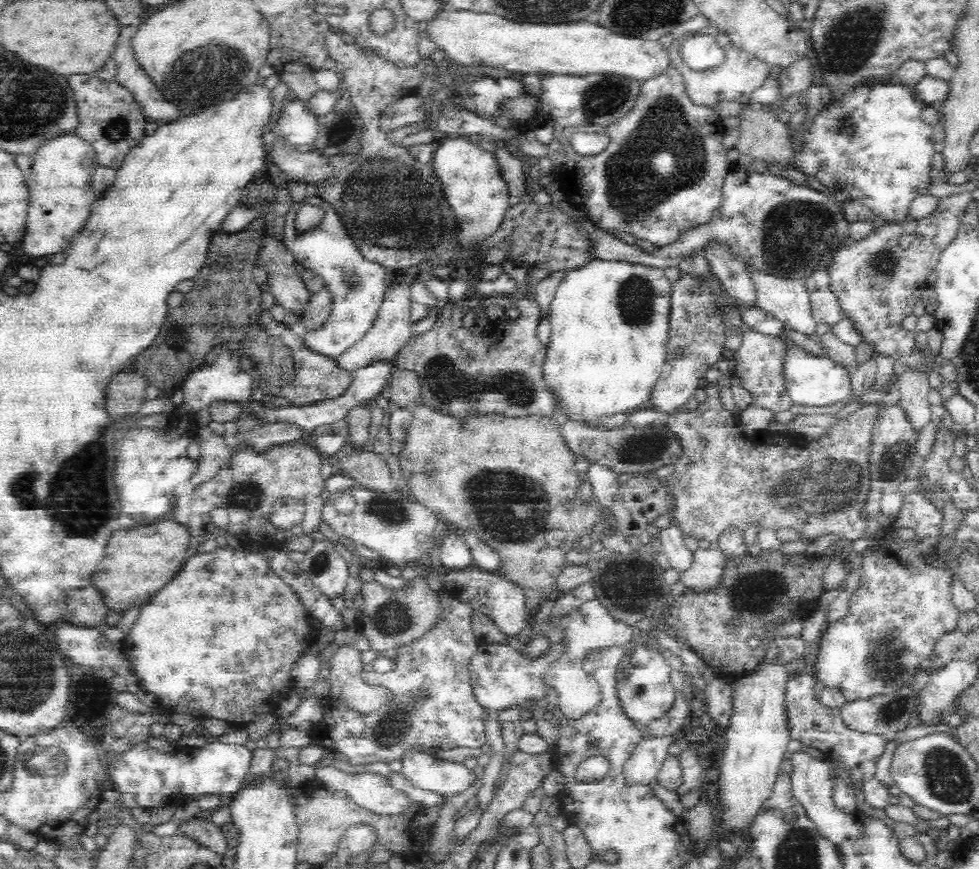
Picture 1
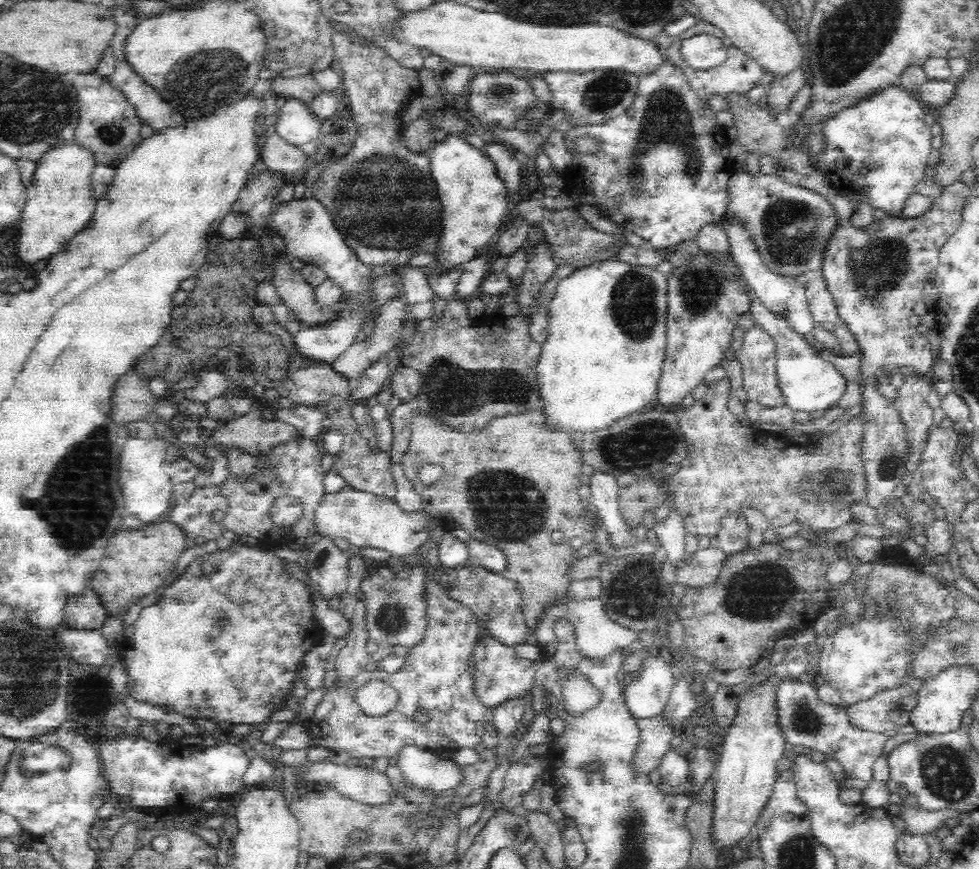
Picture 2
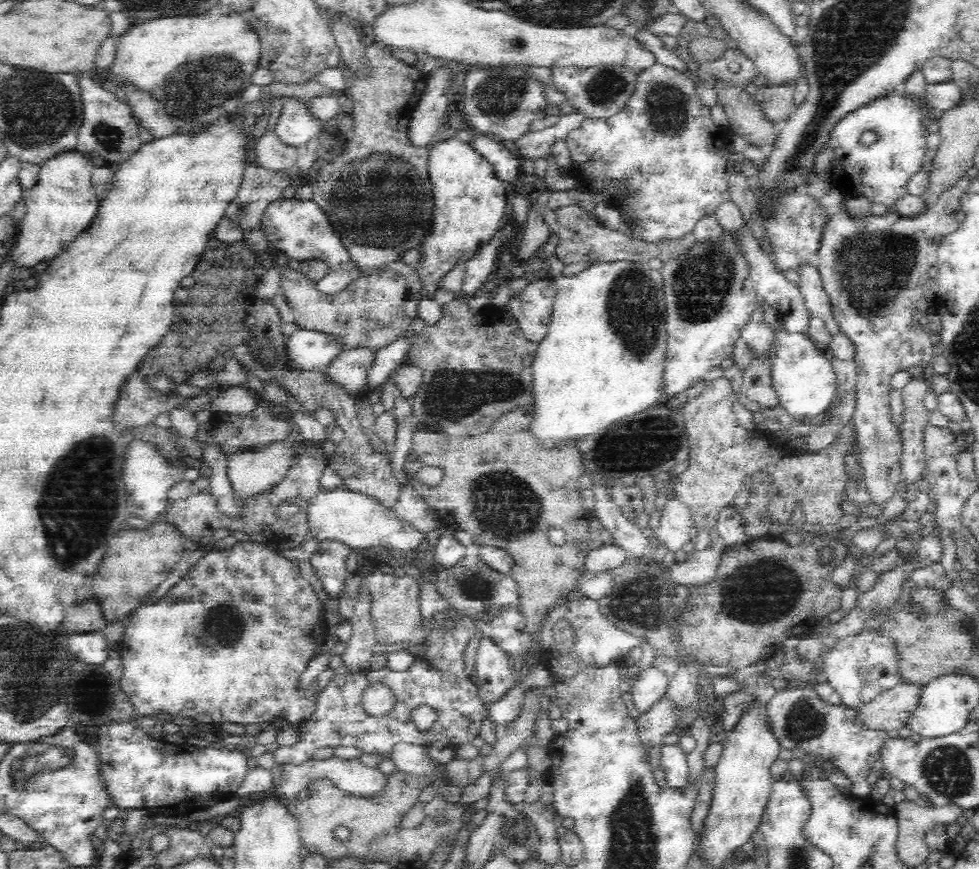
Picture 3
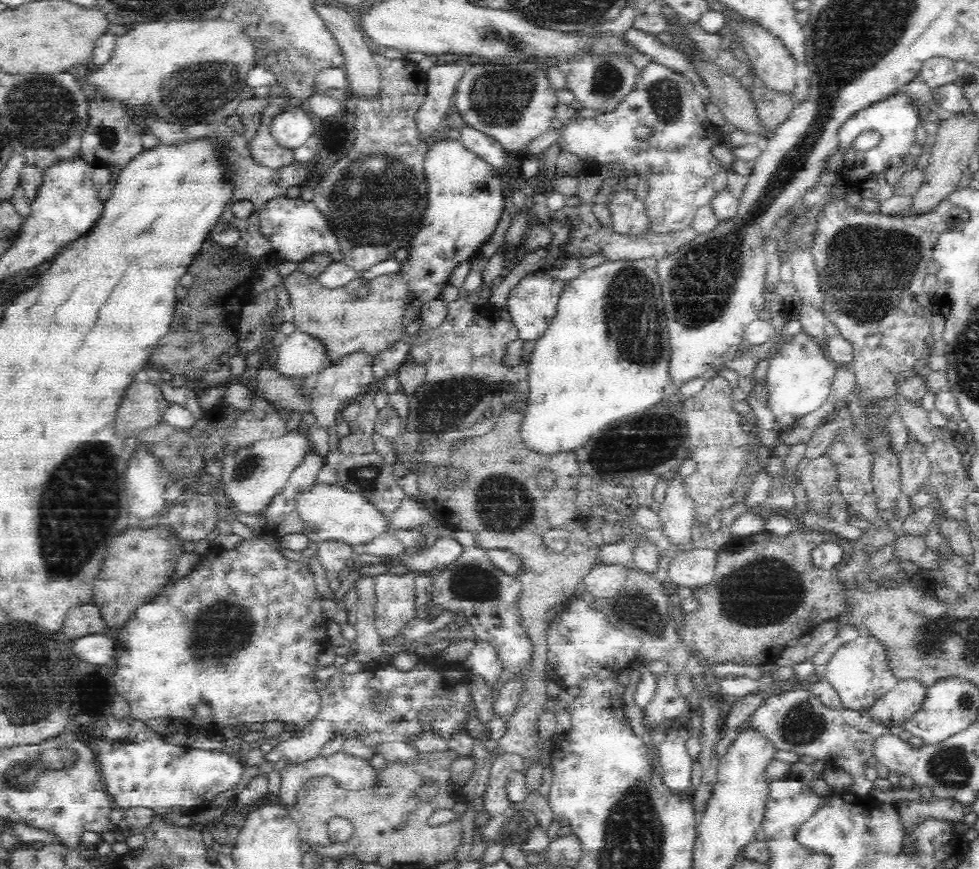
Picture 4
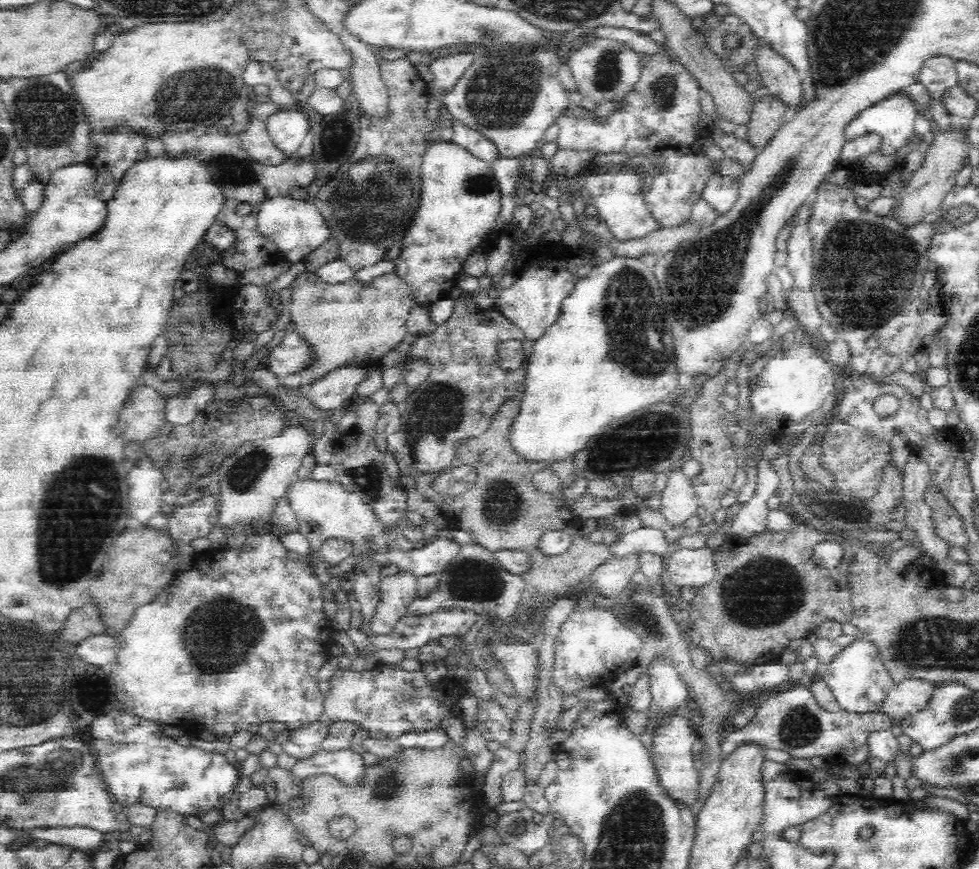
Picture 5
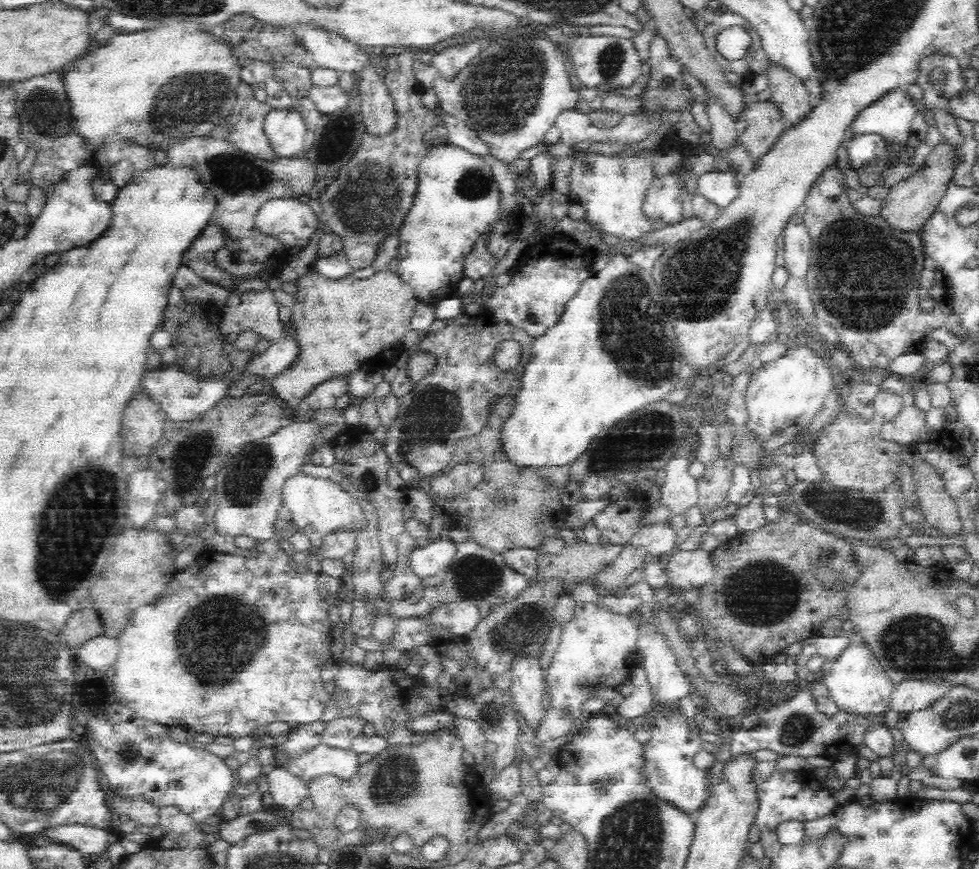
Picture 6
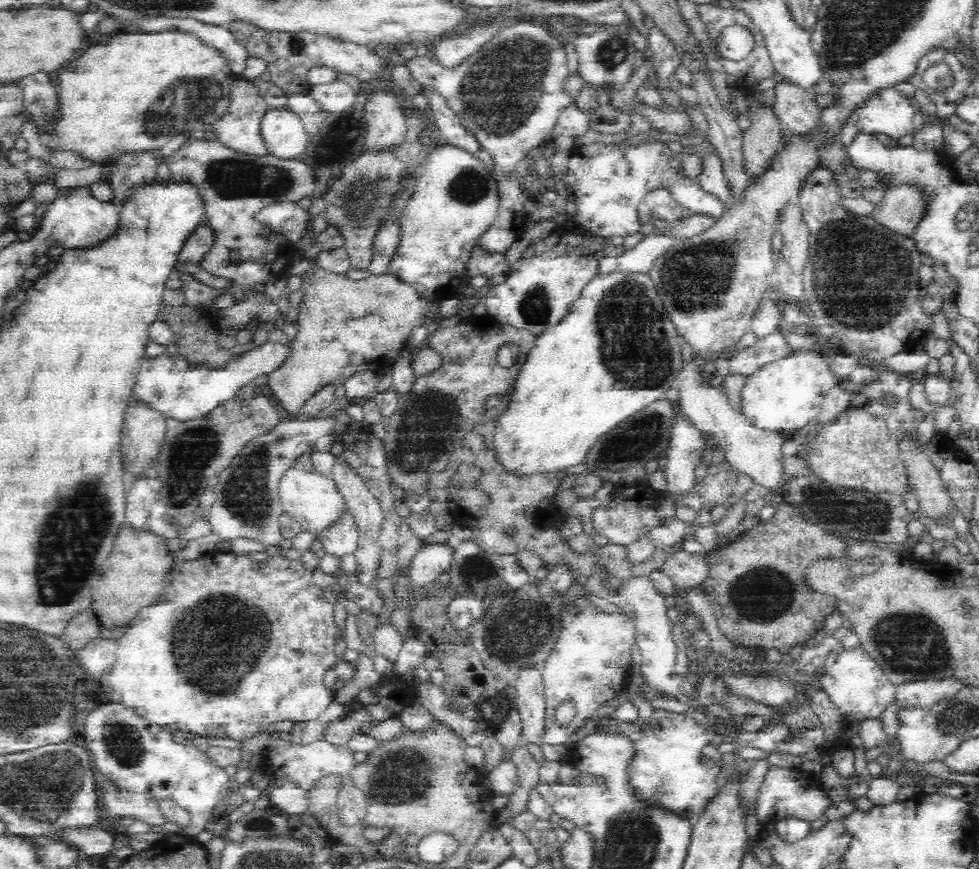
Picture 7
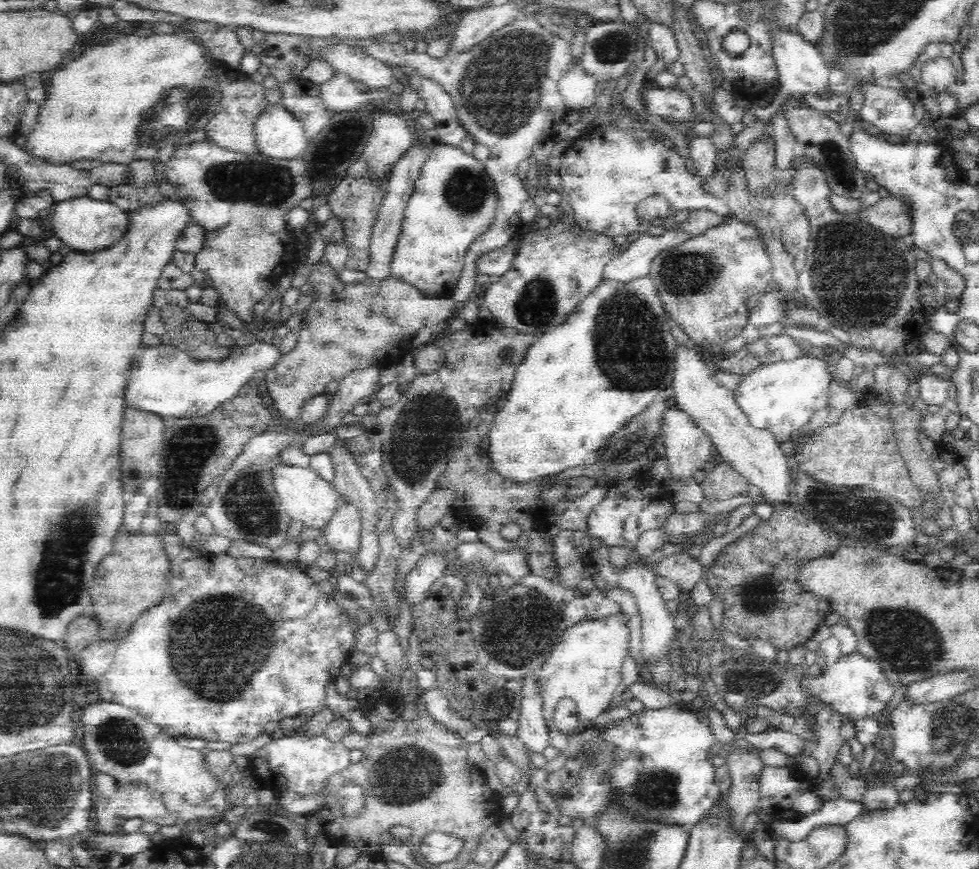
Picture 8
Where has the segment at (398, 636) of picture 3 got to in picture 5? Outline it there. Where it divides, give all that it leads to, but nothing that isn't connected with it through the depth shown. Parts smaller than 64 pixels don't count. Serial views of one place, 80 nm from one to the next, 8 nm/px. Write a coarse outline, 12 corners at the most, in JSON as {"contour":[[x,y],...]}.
{"contour":[[407,570],[380,580],[372,635],[392,634],[417,596]]}

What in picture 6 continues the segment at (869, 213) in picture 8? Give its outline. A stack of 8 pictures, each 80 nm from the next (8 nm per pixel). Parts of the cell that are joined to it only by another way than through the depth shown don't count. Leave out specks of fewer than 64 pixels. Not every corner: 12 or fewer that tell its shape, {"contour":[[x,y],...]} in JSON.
{"contour":[[942,142],[928,169],[892,186],[879,218],[916,232],[954,176],[956,148]]}

